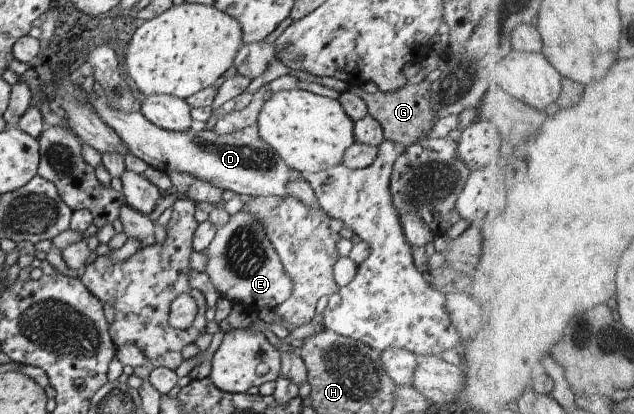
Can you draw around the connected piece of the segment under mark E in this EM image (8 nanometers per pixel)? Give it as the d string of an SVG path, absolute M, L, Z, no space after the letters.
M240 210L232 215L228 223L217 230L204 252L208 257L205 272L221 297L258 310L274 309L290 299L294 291L294 283L276 255L274 245L266 237L262 223L248 211Z

